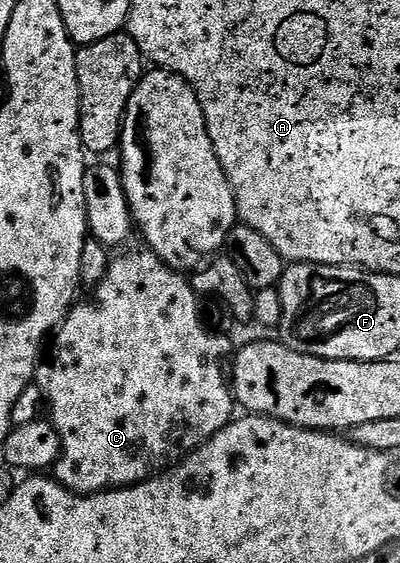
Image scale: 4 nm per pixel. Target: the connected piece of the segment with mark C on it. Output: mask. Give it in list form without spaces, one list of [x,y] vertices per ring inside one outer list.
[[[147,247],[133,249],[122,257],[114,256],[109,263],[107,275],[92,290],[93,298],[74,304],[70,308],[66,318],[61,322],[44,354],[43,360],[38,364],[35,374],[35,383],[45,393],[47,413],[53,426],[61,436],[61,457],[55,466],[55,479],[65,489],[78,495],[90,493],[104,493],[106,489],[123,489],[126,485],[138,485],[141,481],[148,481],[156,477],[158,473],[174,466],[178,461],[195,452],[201,445],[205,445],[215,434],[234,420],[235,398],[231,388],[227,369],[221,366],[221,360],[228,358],[229,345],[221,337],[205,330],[201,322],[201,313],[197,310],[198,294],[194,293],[193,286],[188,280],[185,281],[178,270],[164,265]]]

